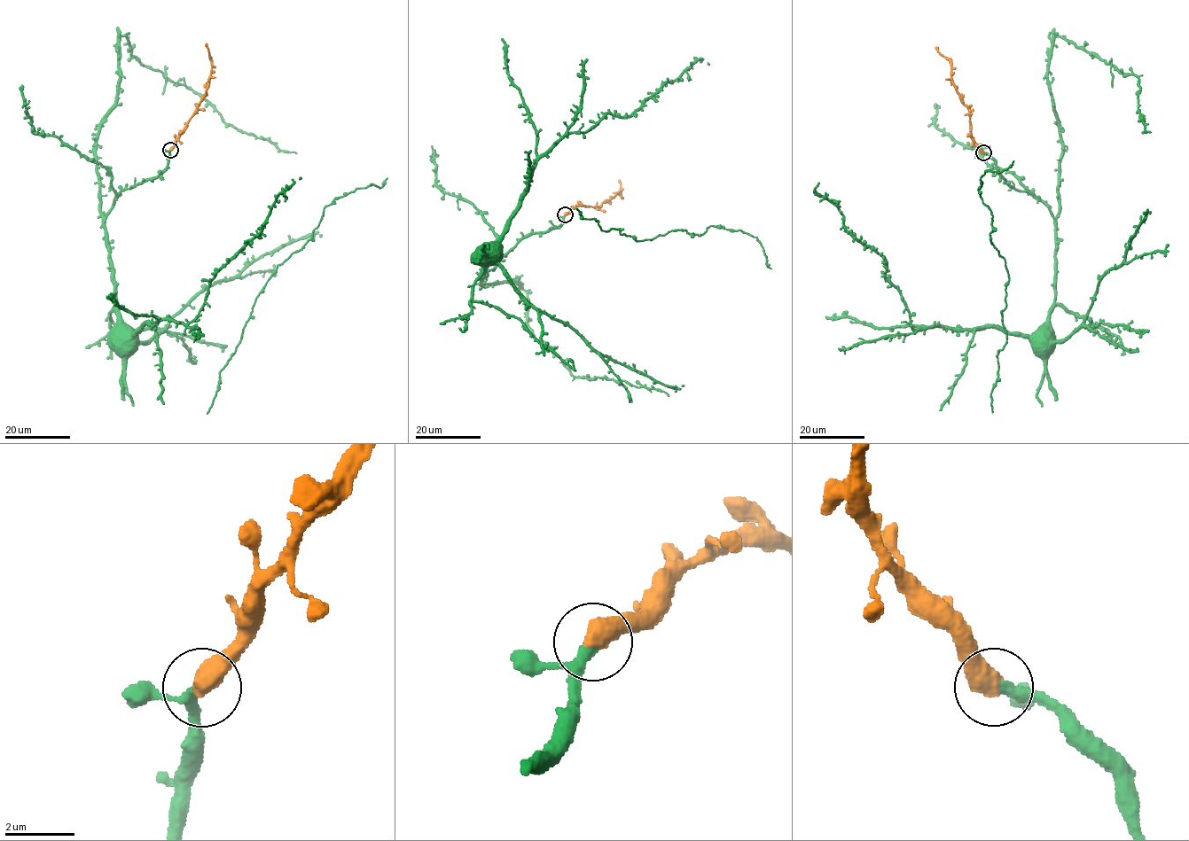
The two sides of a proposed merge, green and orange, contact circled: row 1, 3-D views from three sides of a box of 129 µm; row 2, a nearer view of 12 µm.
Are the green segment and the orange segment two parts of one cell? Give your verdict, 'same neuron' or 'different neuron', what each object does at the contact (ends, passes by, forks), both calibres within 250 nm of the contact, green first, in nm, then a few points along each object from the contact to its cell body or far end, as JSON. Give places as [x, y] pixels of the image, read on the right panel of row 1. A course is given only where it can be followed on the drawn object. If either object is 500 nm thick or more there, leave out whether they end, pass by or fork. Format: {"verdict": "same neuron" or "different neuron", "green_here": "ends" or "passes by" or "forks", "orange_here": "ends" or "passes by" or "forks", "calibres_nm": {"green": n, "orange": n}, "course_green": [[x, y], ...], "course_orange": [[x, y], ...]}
{"verdict": "same neuron", "calibres_nm": {"green": 240, "orange": 600}, "course_green": [[983, 152], [992, 159], [1006, 182], [1020, 190], [1031, 191], [1048, 208], [1056, 222], [1054, 306], [1040, 332]], "course_orange": [[983, 152], [973, 139], [969, 109], [953, 85], [951, 63], [935, 47]]}

